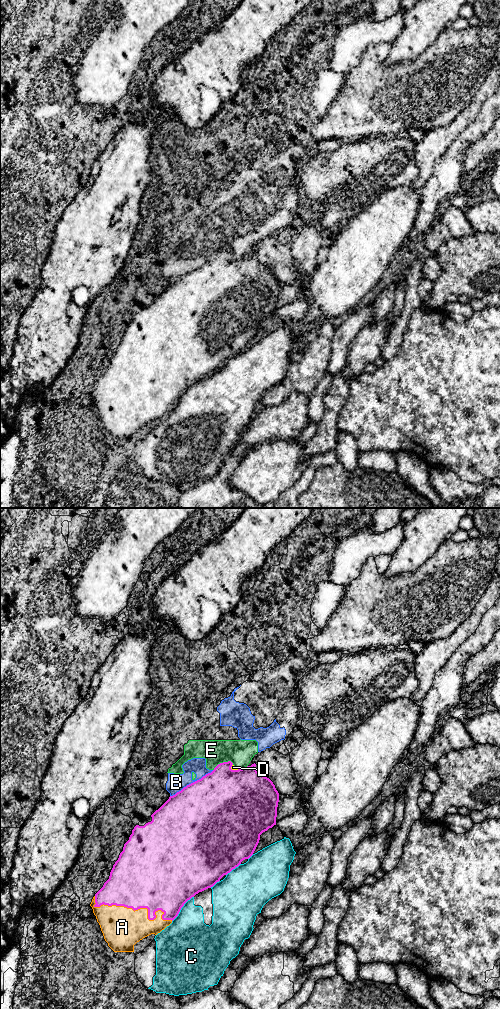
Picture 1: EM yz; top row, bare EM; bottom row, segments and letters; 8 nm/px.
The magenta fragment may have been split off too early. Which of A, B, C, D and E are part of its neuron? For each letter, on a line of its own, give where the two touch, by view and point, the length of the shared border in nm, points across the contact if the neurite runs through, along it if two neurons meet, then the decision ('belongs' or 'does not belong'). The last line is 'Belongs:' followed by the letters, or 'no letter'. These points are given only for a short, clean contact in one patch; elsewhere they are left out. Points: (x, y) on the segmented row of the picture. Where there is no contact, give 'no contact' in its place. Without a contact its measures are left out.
A: contact yz (138, 908); length 650 nm; belongs
B: contact yz (191, 783); length 400 nm; does not belong
C: contact yz (181, 907); length 260 nm; does not belong
D: contact yz (234, 770); length 70 nm; does not belong
E: contact yz (223, 762); length 180 nm; border yz (233, 763), (230, 761), (220, 762), (213, 770); does not belong
Belongs: A

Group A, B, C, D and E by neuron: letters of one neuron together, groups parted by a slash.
A / B D E / C

